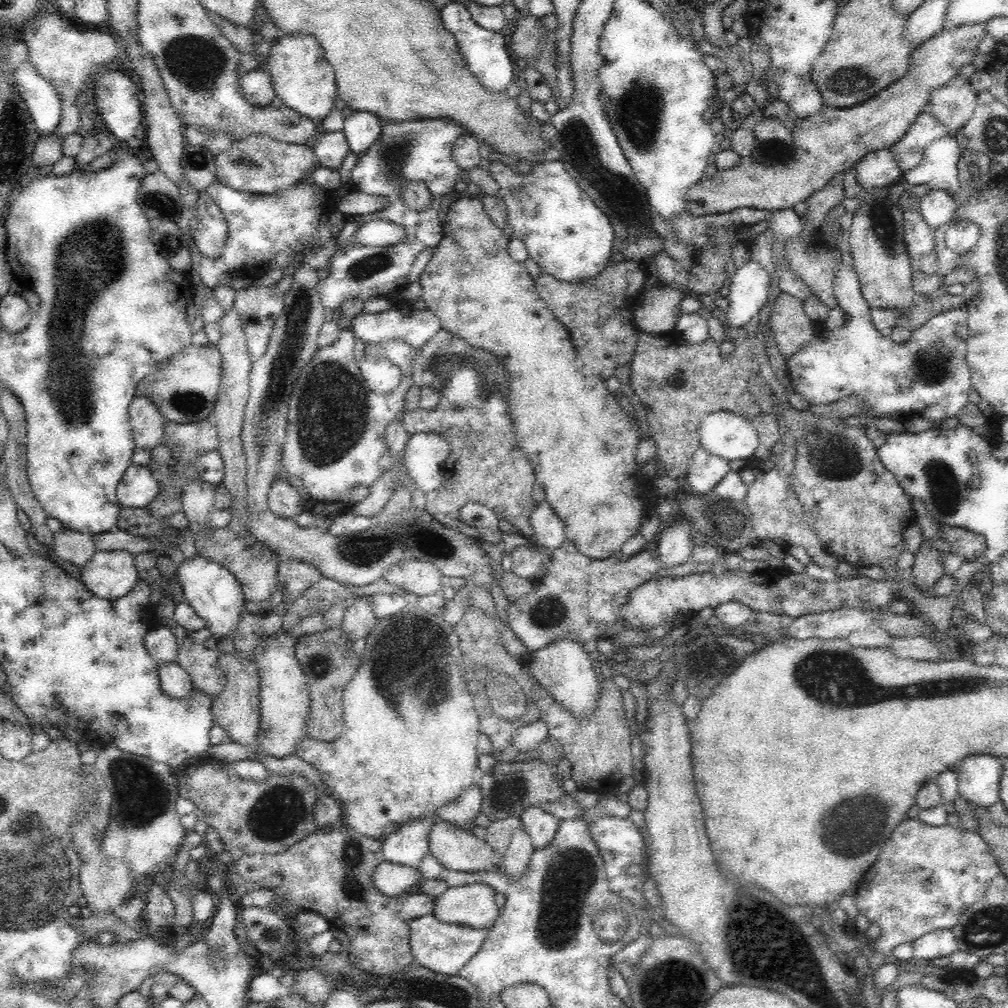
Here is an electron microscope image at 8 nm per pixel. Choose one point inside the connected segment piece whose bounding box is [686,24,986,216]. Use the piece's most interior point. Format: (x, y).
(829, 143)

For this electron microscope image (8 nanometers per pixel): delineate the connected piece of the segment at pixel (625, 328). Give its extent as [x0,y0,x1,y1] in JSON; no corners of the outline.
[535,259,648,381]

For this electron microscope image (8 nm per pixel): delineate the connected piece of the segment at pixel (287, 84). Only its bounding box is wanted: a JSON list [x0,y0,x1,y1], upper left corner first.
[266,35,338,122]

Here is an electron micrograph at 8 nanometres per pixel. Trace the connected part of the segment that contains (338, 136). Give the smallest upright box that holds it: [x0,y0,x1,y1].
[312,131,350,170]

